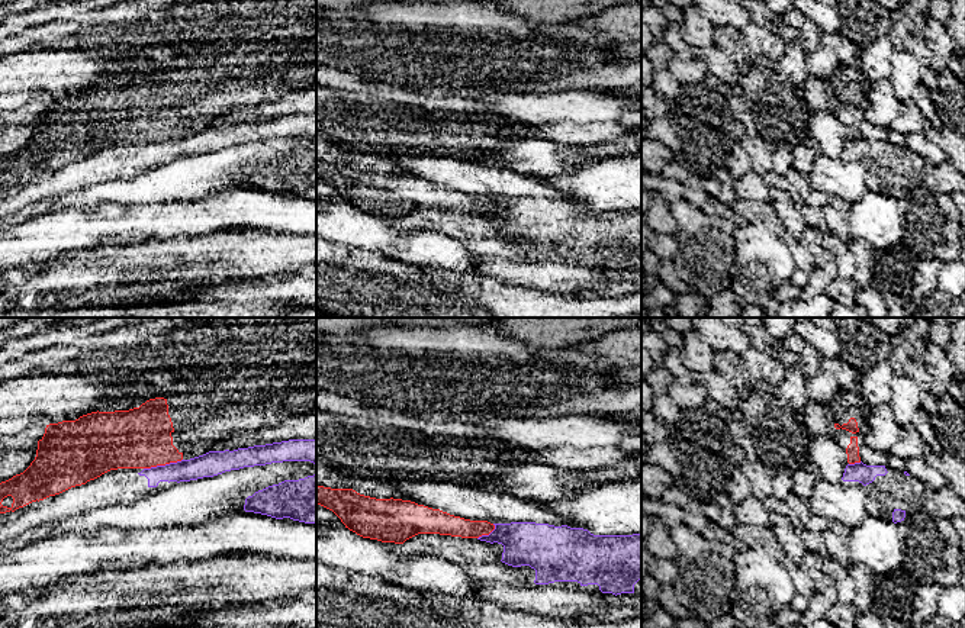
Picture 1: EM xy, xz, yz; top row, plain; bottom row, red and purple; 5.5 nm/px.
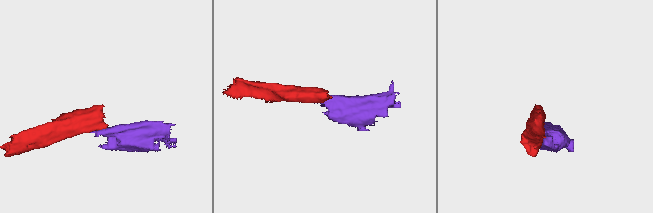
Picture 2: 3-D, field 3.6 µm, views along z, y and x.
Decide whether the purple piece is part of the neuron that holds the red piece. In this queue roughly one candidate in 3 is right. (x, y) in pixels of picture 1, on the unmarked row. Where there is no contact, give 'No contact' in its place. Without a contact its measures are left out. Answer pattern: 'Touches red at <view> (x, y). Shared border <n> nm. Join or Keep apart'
Touches red at xy (163, 139). Shared border 220 nm. Keep apart

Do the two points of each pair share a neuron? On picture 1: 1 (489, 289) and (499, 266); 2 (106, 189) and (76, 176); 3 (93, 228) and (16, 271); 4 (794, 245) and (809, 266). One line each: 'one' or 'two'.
1: two
2: two
3: one
4: one

